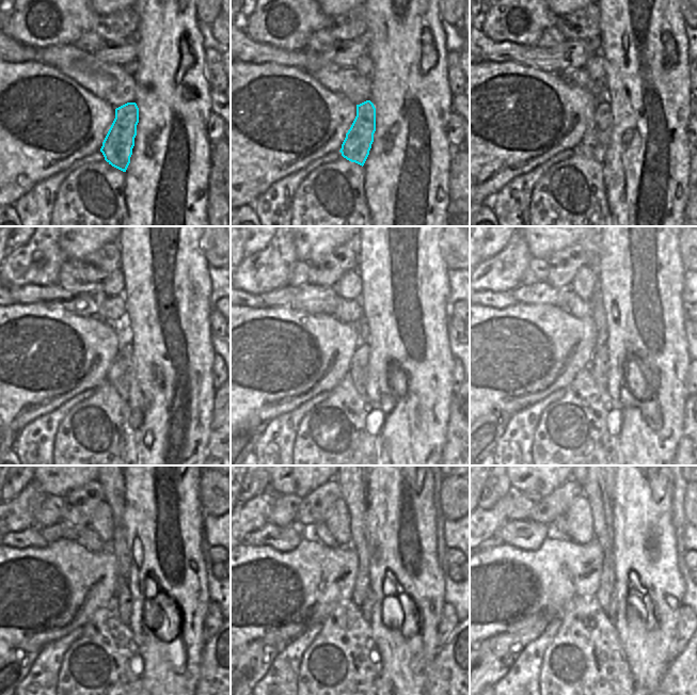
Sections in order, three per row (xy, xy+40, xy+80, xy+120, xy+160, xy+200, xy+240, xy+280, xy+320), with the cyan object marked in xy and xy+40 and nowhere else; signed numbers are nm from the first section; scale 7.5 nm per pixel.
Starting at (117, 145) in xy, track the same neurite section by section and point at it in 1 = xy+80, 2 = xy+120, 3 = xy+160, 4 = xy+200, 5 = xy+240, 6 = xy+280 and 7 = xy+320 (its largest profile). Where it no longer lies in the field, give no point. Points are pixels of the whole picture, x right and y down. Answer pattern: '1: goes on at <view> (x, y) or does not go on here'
1: goes on at xy+80 (596, 141)
2: goes on at xy+120 (119, 375)
3: goes on at xy+160 (359, 369)
4: goes on at xy+200 (600, 359)
5: goes on at xy+240 (124, 599)
6: goes on at xy+280 (367, 605)
7: goes on at xy+320 (613, 607)

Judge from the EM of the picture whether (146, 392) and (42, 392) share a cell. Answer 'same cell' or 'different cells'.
different cells

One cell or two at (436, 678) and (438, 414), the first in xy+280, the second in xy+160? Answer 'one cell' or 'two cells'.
two cells

